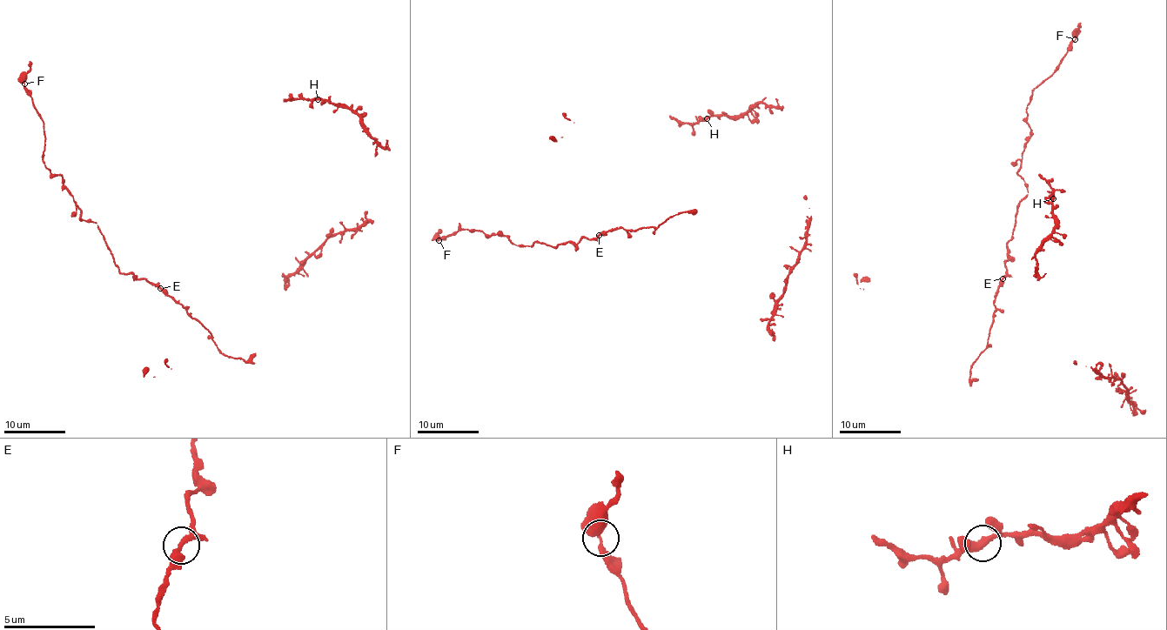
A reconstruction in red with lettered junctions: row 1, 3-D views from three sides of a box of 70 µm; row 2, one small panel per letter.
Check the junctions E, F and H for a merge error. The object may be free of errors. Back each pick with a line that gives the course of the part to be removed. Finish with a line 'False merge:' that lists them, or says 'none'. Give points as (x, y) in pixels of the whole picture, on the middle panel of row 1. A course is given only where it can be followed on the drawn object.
False merge: none

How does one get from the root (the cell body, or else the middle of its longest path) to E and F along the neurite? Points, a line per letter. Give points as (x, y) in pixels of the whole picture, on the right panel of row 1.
E: (971, 371), (969, 368), (987, 345), (995, 311), (995, 298), (1002, 278)
F: (971, 371), (987, 345), (1006, 272), (1006, 244), (1028, 191), (1017, 173), (1029, 135), (1027, 104), (1075, 38)

